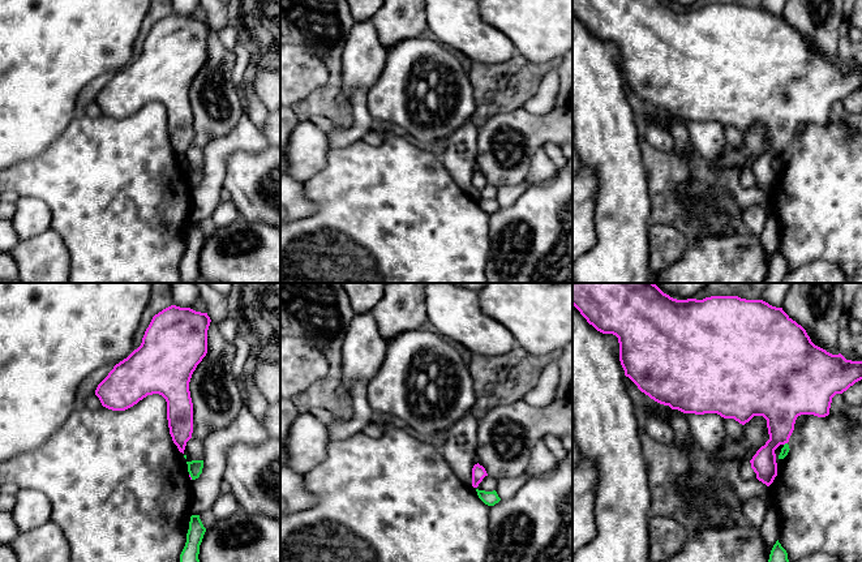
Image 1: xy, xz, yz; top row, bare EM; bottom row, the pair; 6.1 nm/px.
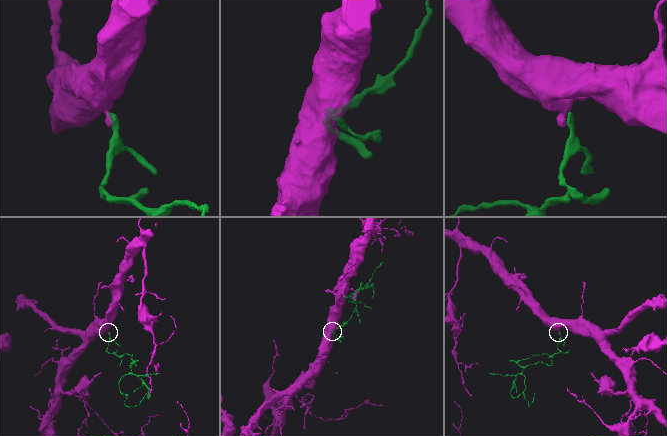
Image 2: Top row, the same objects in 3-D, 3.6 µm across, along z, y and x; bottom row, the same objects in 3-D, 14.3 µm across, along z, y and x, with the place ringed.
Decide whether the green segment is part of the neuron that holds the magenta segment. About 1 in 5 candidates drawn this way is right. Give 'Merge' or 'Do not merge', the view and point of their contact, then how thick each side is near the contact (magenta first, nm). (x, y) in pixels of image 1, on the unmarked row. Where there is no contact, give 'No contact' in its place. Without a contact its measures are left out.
Do not merge. Touches magenta at yz (785, 150). Thickness 280 nm (magenta) against 50 nm

